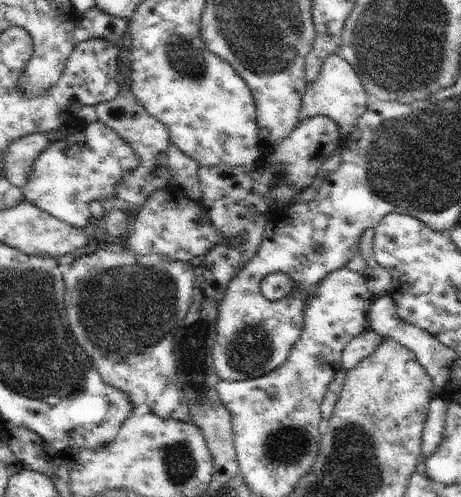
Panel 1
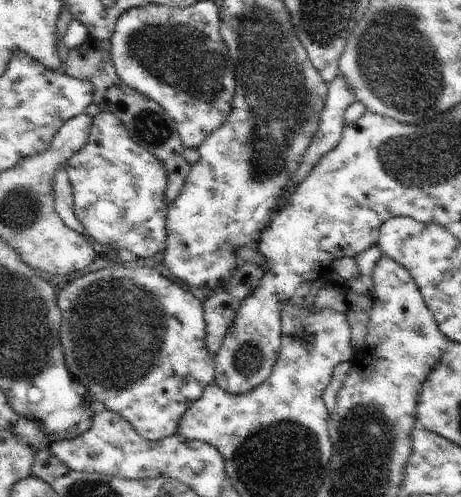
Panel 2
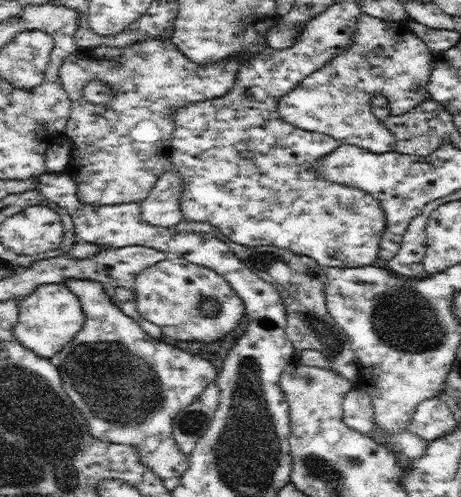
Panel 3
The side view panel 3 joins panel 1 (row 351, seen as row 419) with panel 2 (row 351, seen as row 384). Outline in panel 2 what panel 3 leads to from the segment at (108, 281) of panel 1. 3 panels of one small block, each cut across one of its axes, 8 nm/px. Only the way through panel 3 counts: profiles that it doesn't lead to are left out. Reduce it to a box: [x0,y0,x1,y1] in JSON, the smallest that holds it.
[55,264,215,440]

